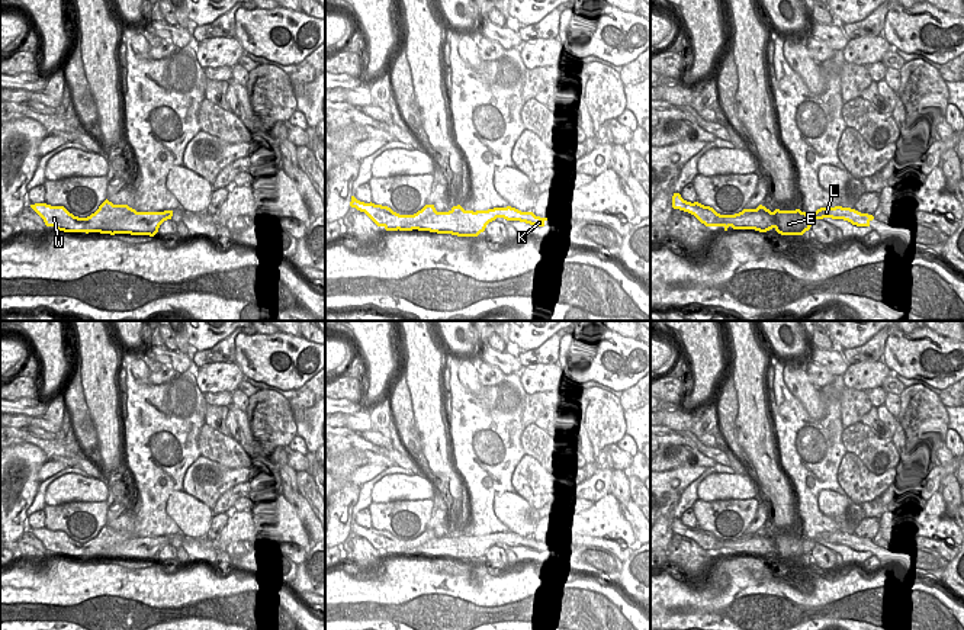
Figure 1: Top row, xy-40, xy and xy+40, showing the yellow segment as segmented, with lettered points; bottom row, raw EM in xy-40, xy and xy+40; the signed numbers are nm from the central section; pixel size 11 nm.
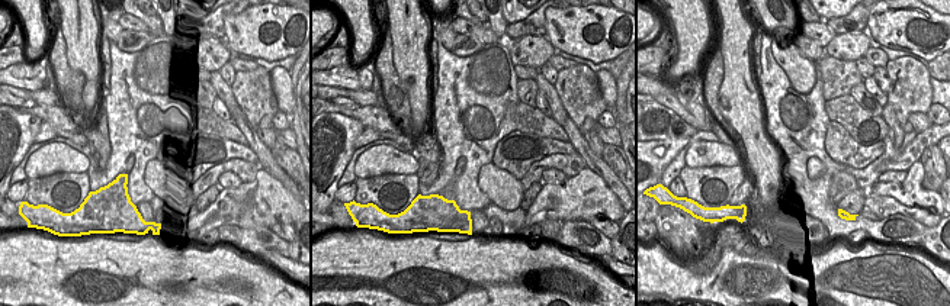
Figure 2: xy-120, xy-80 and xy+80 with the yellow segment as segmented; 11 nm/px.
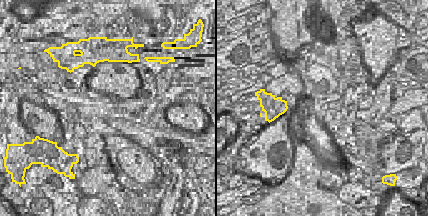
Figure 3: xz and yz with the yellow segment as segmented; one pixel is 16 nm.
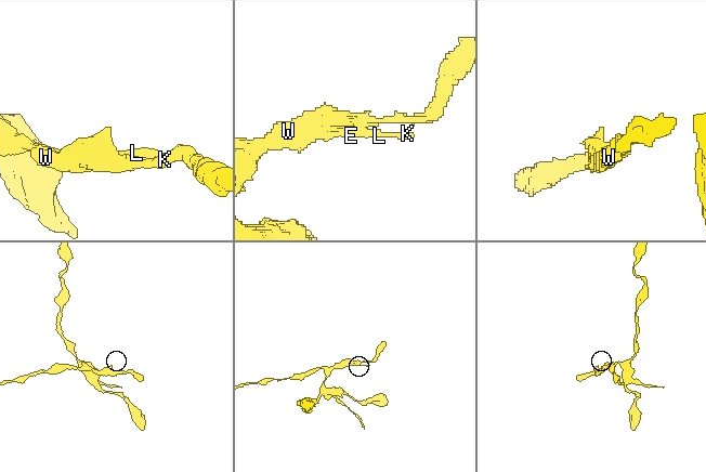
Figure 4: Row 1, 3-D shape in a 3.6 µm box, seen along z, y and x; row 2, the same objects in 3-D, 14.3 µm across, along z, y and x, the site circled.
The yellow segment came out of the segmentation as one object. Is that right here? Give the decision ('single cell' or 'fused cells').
fused cells

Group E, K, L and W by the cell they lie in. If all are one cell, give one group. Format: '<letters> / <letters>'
E K L / W

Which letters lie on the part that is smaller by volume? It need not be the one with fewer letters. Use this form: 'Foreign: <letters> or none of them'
Foreign: E, K, L

